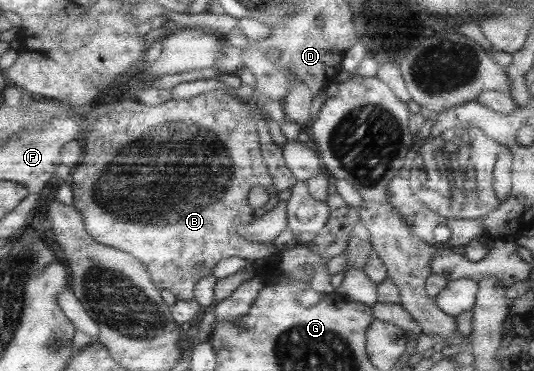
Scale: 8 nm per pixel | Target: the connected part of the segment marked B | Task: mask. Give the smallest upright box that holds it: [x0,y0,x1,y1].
[70,90,281,300]

